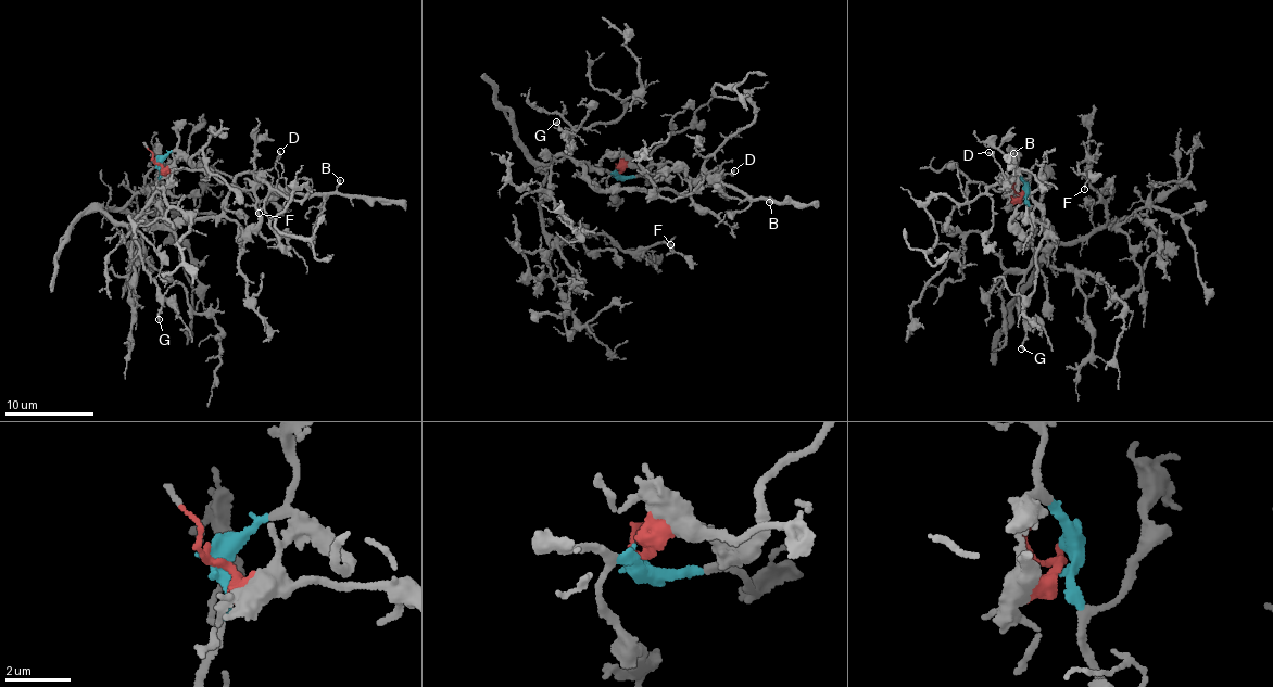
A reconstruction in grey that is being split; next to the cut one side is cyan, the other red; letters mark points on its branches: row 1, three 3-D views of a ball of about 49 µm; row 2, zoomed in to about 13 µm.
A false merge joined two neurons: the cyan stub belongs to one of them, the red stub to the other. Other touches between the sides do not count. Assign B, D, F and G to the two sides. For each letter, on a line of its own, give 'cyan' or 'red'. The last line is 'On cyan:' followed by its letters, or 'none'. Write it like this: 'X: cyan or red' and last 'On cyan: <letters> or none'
B: red
D: red
F: cyan
G: cyan
On cyan: F, G

